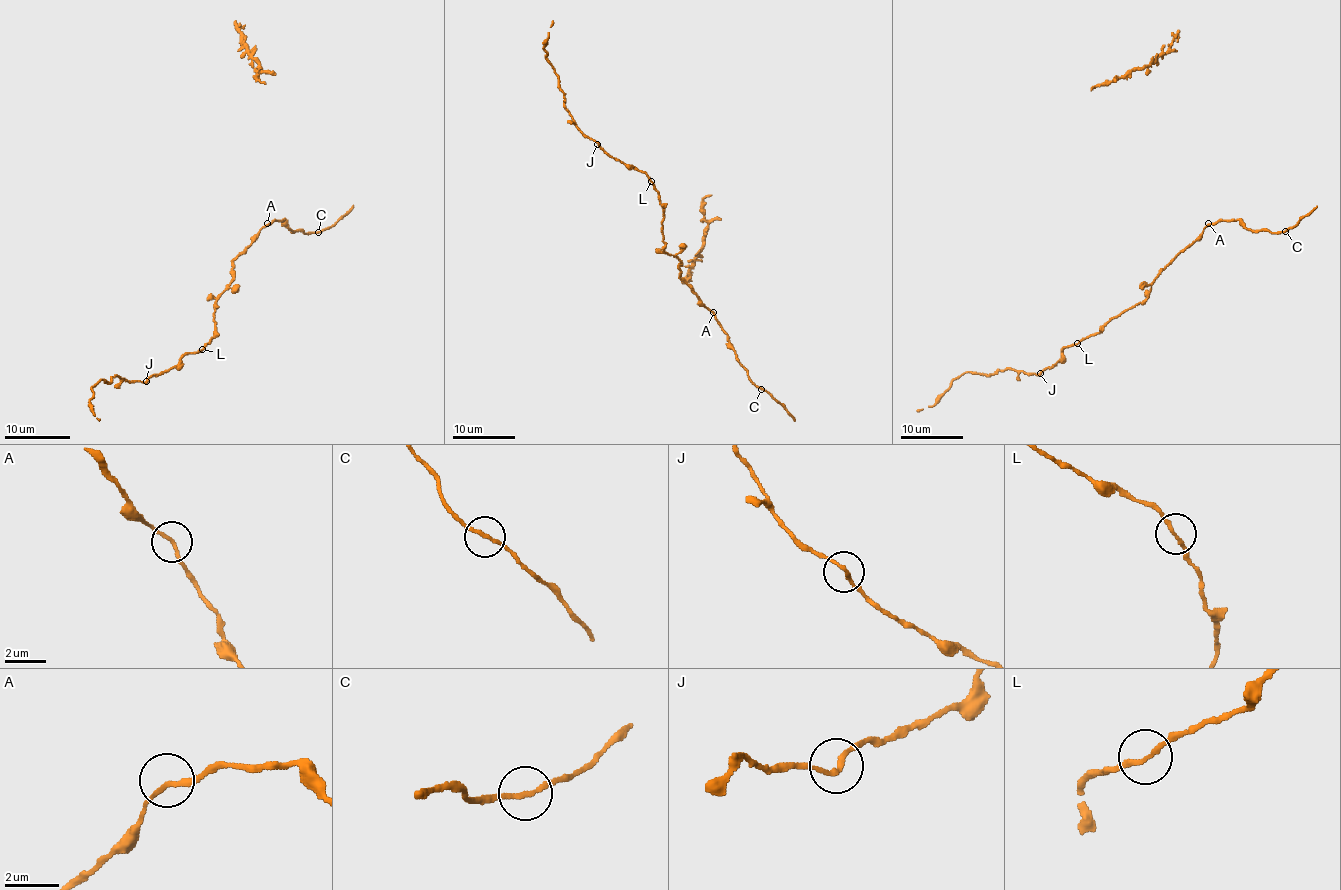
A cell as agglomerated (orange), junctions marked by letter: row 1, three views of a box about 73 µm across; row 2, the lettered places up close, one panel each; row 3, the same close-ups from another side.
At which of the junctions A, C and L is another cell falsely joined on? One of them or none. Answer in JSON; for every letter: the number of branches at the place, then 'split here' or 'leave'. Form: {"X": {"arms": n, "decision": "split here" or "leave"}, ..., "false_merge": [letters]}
{"A": {"arms": 2, "decision": "leave"}, "C": {"arms": 2, "decision": "leave"}, "L": {"arms": 2, "decision": "leave"}, "false_merge": []}

